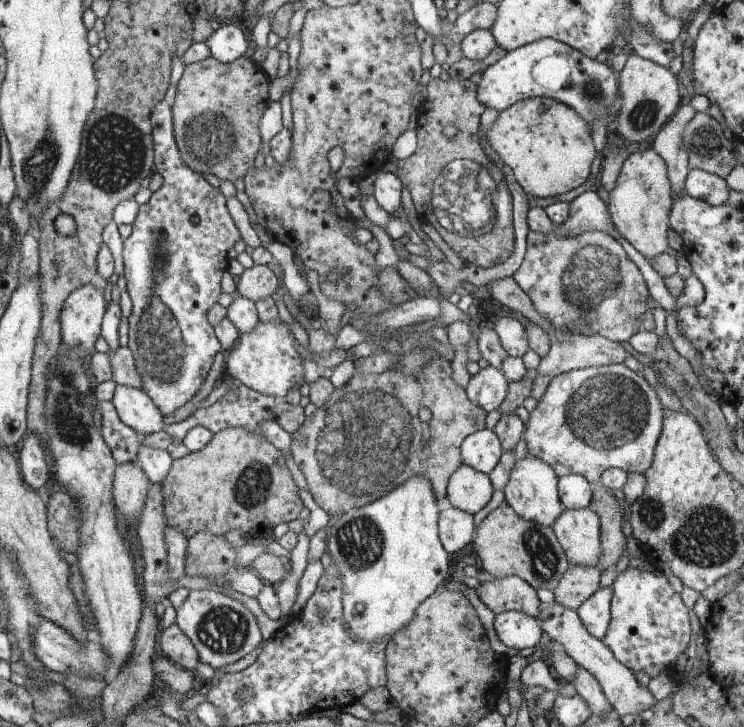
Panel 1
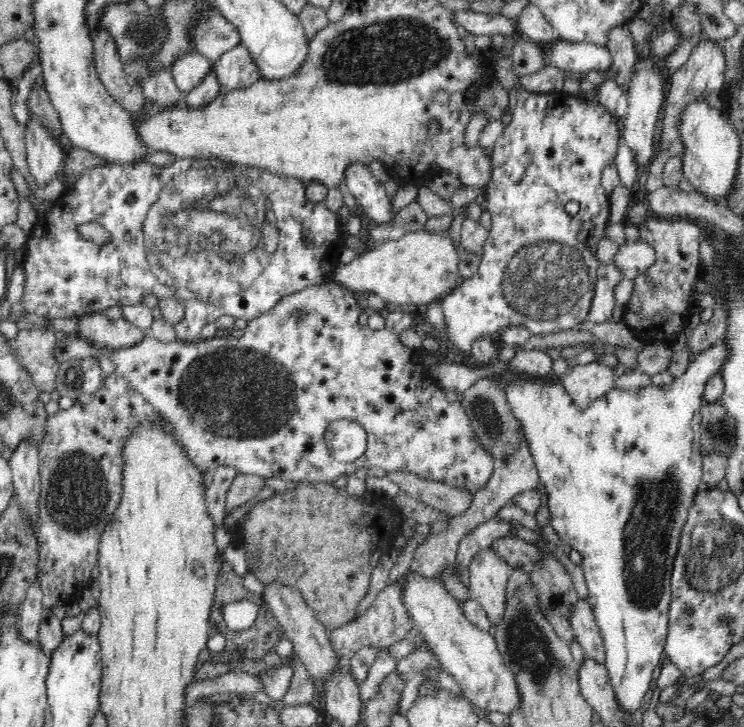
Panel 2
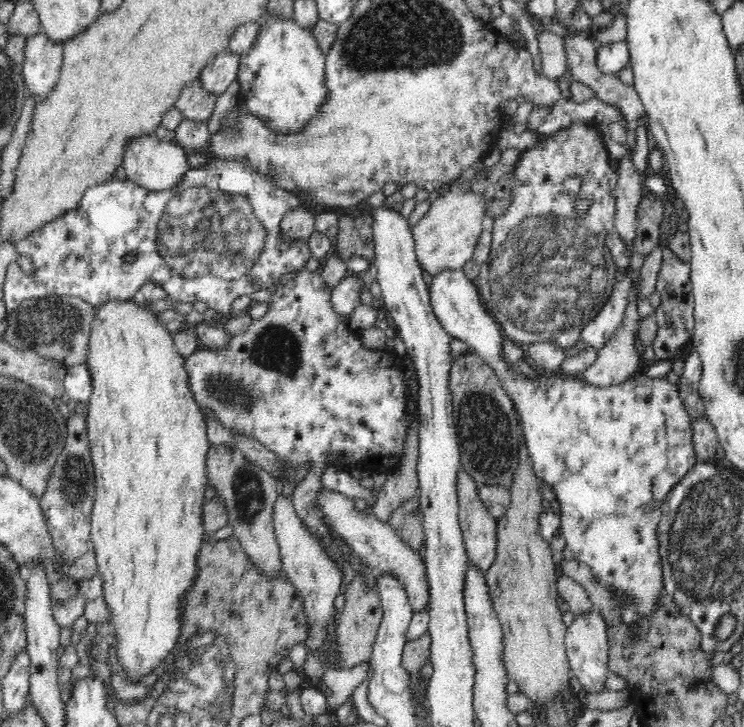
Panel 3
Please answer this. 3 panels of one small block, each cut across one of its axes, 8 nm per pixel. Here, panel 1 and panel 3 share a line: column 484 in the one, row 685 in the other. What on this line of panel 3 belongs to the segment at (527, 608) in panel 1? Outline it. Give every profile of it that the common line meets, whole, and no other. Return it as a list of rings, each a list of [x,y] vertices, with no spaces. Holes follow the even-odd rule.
[[[592,609],[586,614],[576,614],[573,623],[567,626],[565,646],[569,670],[576,687],[585,694],[602,692],[605,689],[606,680],[611,677],[608,667],[607,624],[604,619]]]

